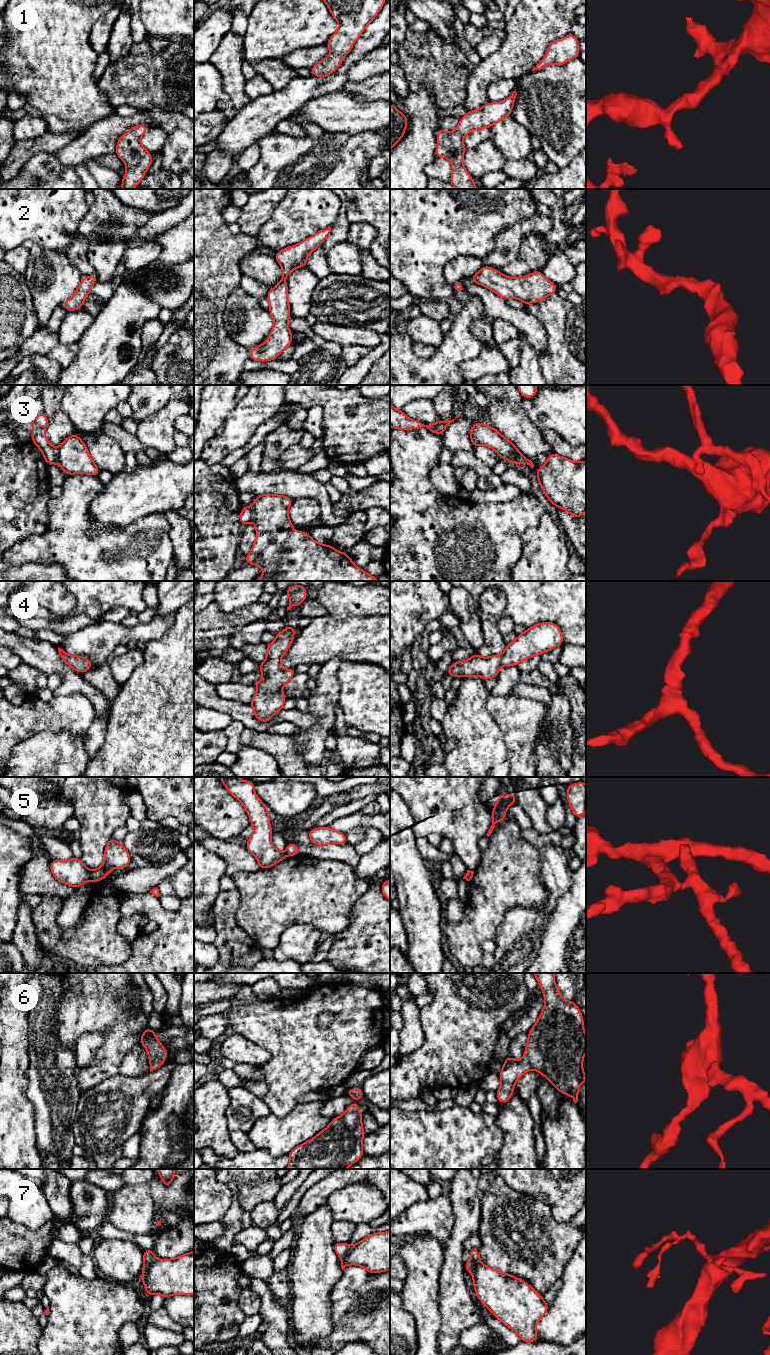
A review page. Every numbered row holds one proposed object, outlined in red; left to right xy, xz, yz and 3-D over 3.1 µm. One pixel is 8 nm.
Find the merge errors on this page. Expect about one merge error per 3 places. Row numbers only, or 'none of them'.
3, 5, 7

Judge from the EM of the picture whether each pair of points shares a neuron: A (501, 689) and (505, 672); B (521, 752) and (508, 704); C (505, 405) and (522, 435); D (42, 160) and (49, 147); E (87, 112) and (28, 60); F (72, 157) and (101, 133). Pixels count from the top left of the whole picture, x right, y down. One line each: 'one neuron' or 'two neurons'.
A: one neuron
B: one neuron
C: one neuron
D: two neurons
E: one neuron
F: one neuron

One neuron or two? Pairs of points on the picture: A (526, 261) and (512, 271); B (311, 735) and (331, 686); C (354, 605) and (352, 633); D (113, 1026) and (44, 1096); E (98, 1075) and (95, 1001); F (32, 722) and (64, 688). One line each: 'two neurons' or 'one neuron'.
A: one neuron
B: one neuron
C: two neurons
D: two neurons
E: one neuron
F: two neurons

